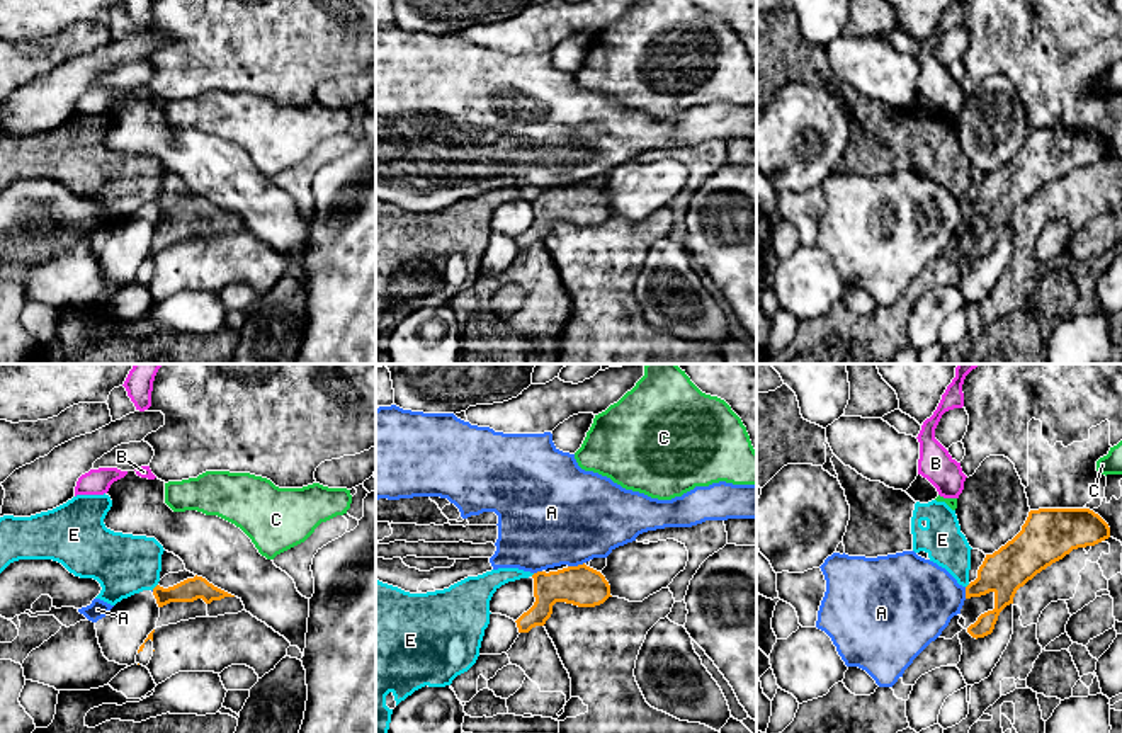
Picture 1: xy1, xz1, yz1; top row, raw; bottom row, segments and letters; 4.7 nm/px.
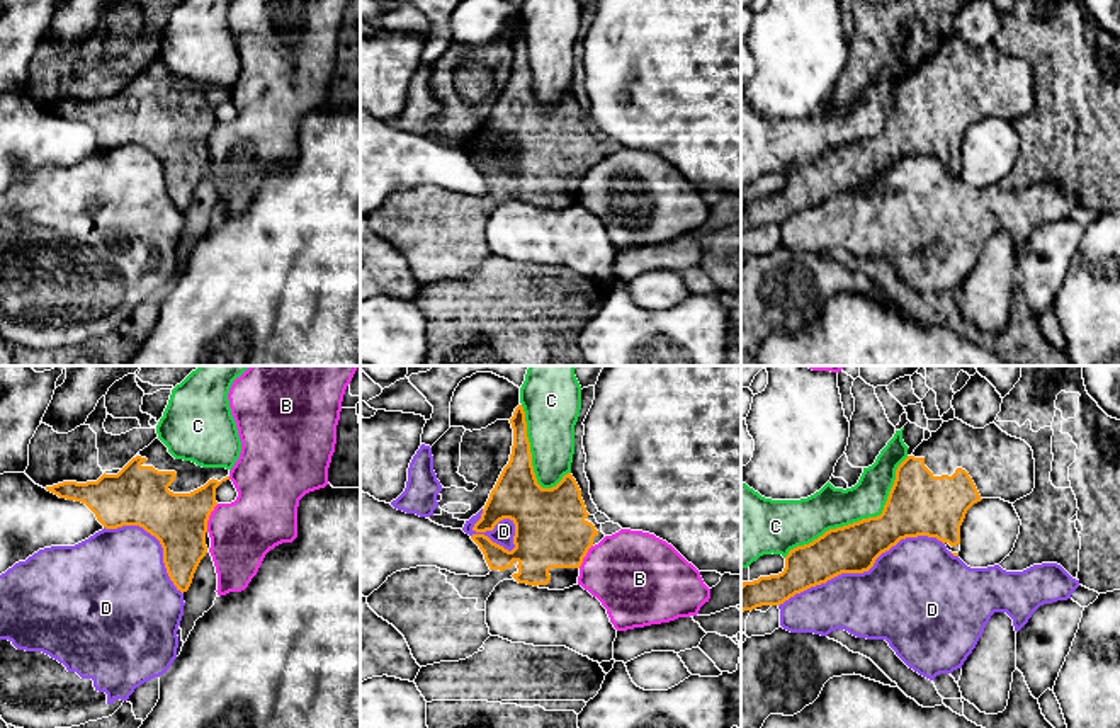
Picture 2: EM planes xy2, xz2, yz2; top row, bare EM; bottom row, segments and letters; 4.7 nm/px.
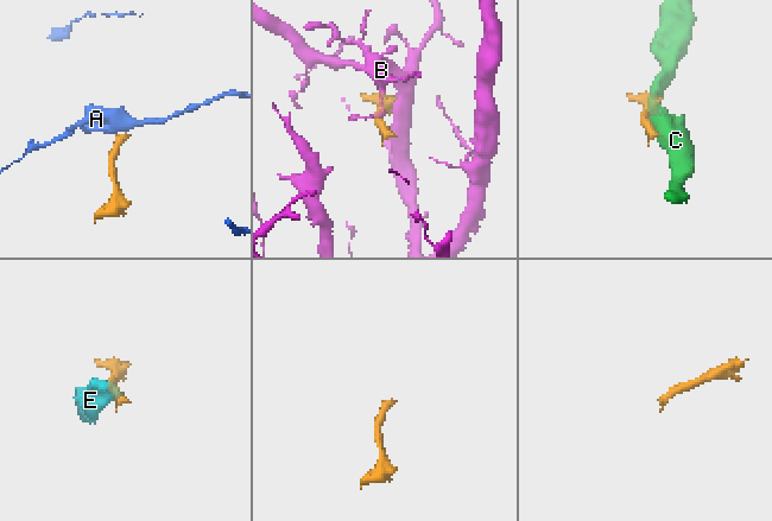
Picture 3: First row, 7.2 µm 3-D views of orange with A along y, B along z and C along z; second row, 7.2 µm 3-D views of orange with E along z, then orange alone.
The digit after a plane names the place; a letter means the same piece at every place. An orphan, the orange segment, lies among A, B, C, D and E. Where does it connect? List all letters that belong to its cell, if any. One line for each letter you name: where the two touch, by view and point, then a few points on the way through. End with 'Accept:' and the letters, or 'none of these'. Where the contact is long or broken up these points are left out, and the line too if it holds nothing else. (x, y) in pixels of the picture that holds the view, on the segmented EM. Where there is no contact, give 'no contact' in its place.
Accept: none of these

